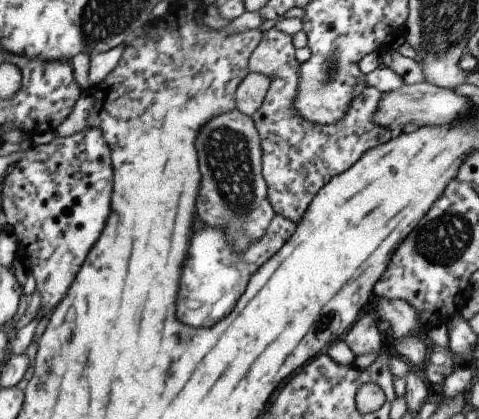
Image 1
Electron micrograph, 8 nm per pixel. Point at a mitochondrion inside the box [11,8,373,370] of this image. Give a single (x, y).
(226, 152)

